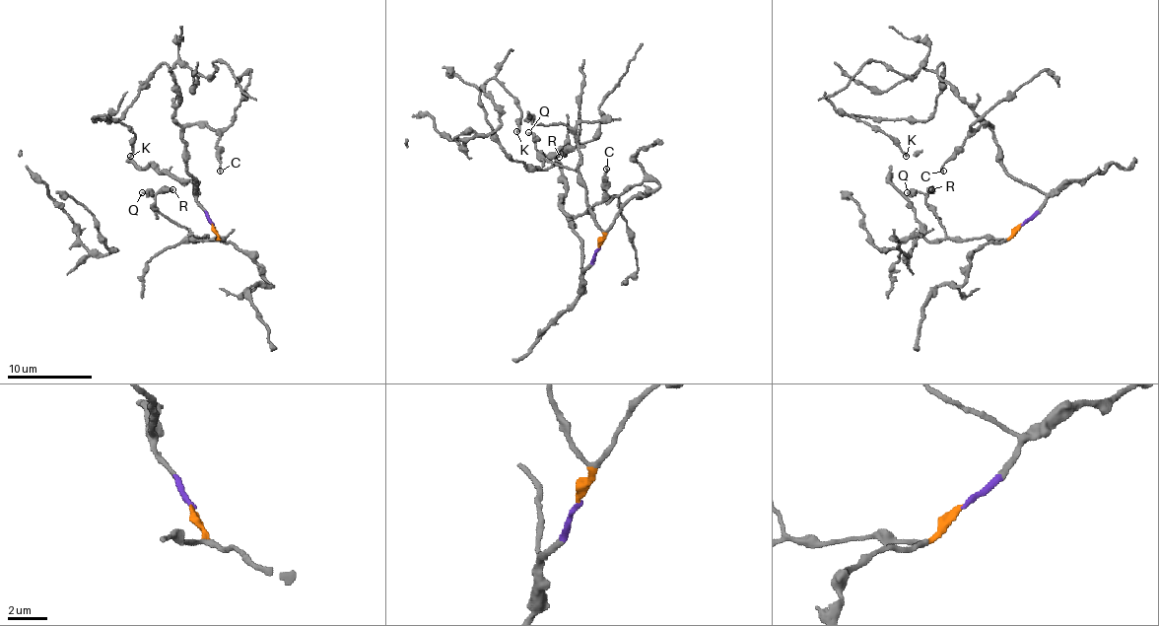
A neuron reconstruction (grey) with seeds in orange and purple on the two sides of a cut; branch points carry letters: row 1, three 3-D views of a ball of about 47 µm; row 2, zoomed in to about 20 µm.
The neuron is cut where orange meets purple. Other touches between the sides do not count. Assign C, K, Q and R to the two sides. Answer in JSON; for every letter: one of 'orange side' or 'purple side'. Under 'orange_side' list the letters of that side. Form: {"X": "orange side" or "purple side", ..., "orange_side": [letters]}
{"C": "purple side", "K": "purple side", "Q": "orange side", "R": "orange side", "orange_side": ["Q", "R"]}

